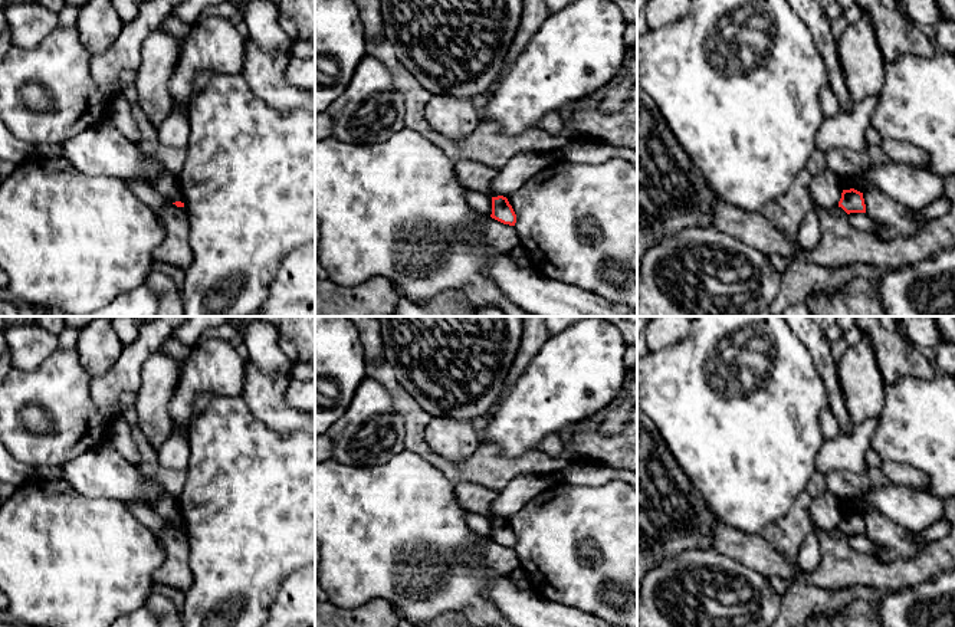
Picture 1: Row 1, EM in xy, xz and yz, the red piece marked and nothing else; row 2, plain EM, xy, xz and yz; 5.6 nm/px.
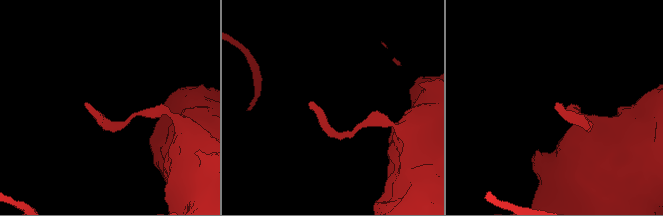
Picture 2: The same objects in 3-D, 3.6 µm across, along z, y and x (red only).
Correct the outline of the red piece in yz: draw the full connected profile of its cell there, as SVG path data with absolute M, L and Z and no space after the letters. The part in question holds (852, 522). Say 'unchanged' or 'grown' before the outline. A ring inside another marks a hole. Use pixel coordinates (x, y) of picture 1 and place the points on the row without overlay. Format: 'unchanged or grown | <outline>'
unchanged | M854 511L843 512L839 529L841 529L847 536L866 535L863 515Z

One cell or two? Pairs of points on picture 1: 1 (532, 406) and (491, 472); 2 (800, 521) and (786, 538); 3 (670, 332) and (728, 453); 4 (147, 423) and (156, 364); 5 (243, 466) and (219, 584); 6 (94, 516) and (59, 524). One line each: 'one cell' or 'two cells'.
1: two cells
2: one cell
3: two cells
4: one cell
5: one cell
6: one cell

